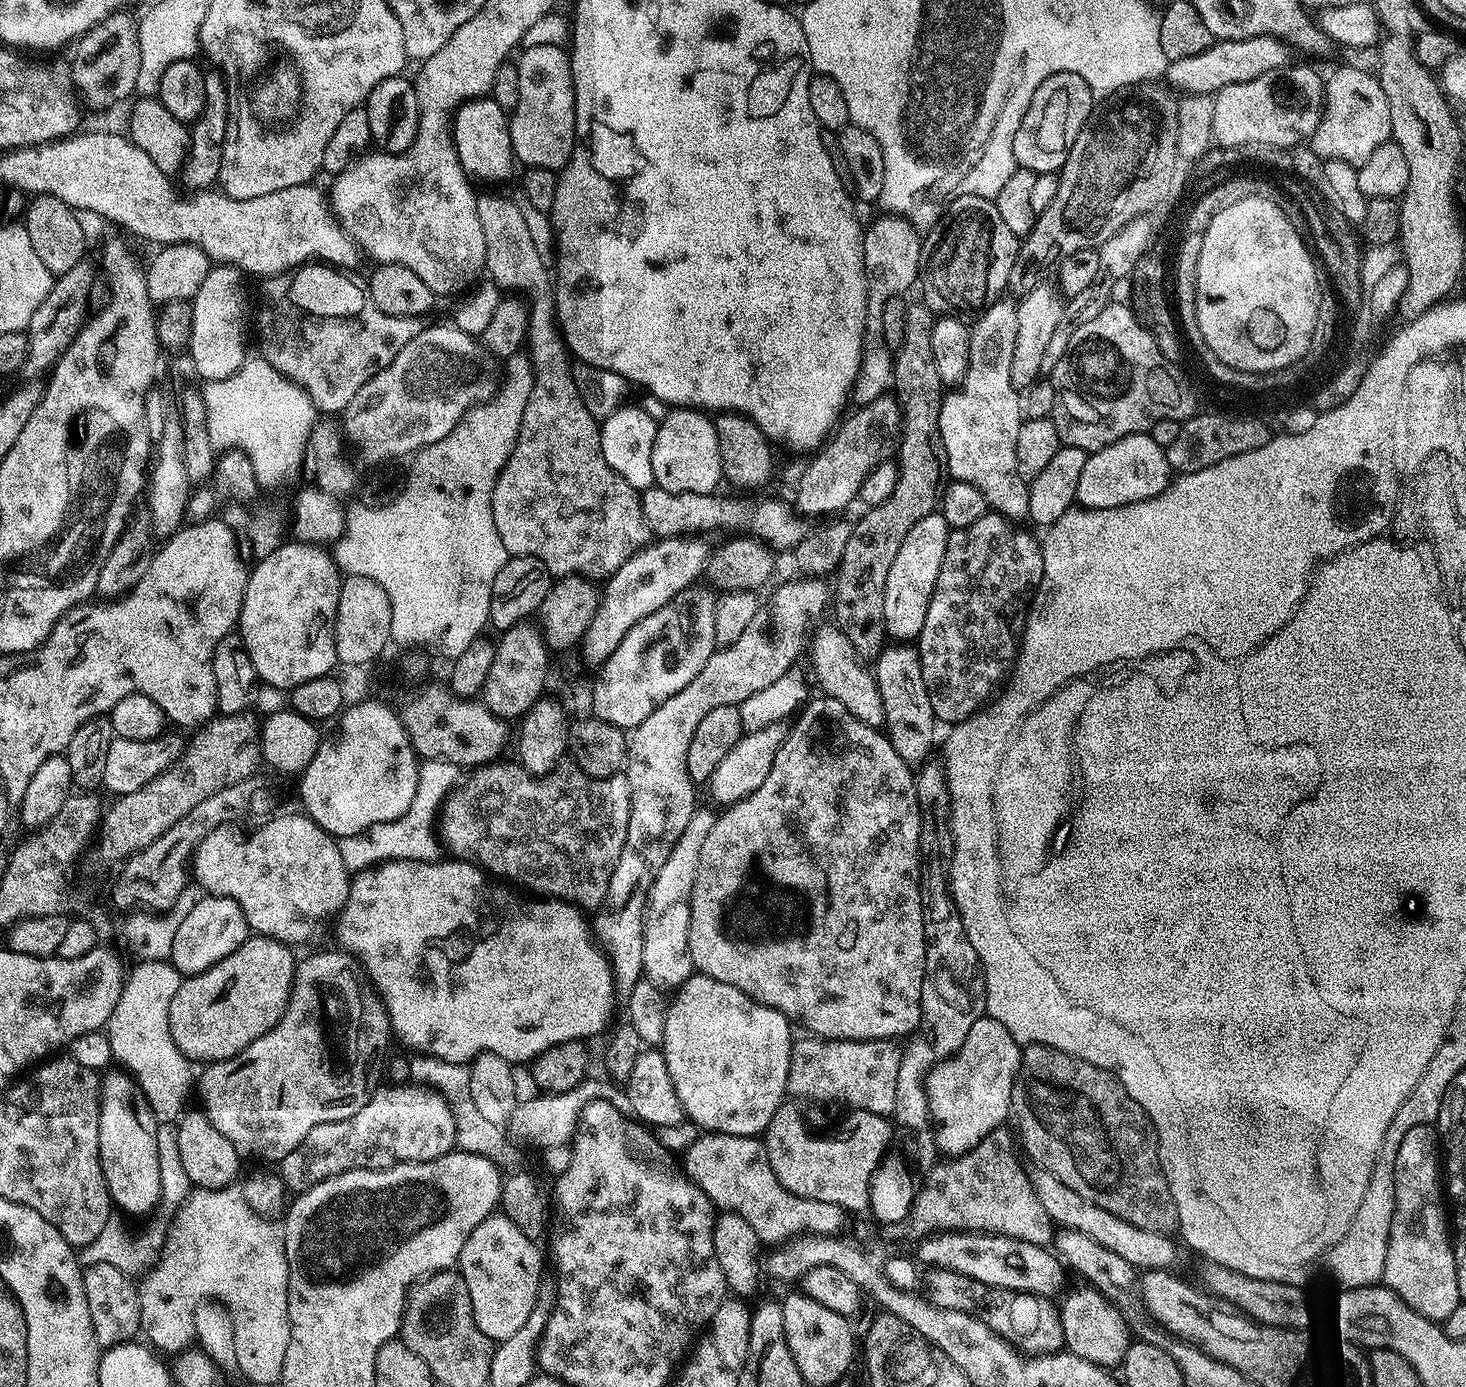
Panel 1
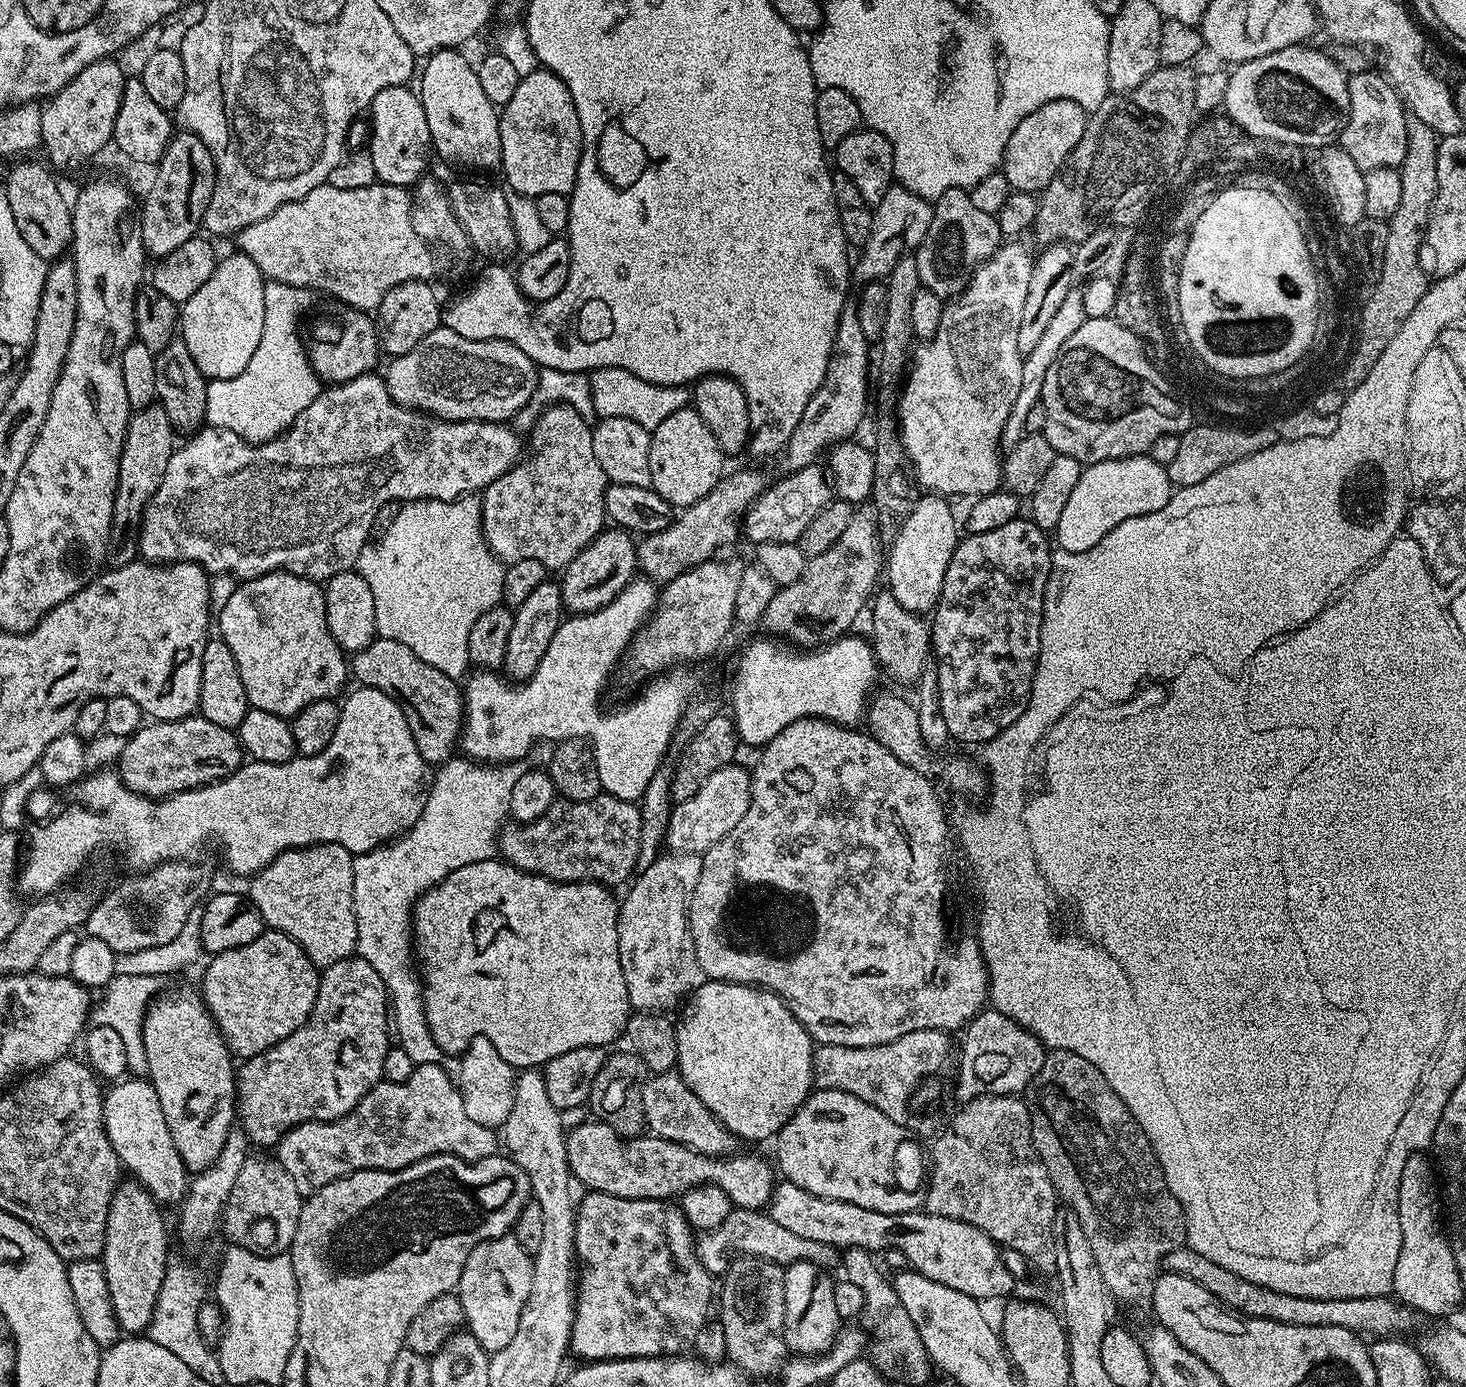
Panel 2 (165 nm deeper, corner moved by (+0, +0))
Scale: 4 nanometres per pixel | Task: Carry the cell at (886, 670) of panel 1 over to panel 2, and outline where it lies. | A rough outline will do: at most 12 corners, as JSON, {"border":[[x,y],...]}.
{"border":[[887,590],[870,643],[890,679],[915,685],[933,651],[929,621]]}

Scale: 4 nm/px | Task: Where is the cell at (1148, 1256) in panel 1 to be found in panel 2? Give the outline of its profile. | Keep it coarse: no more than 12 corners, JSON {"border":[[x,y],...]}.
{"border":[[1190,1247],[1165,1273],[1241,1316],[1290,1326],[1400,1334],[1413,1309],[1388,1296],[1298,1298],[1210,1262]]}

